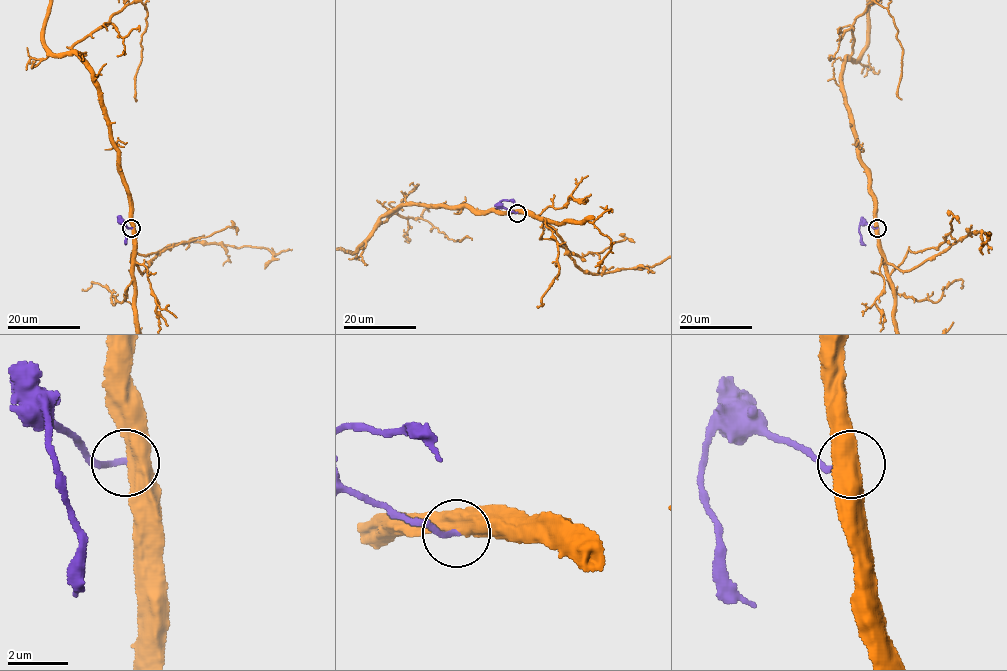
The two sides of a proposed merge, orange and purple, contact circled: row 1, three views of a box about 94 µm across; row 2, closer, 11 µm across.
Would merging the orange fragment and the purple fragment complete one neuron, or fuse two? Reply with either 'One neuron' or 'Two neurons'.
Two neurons

